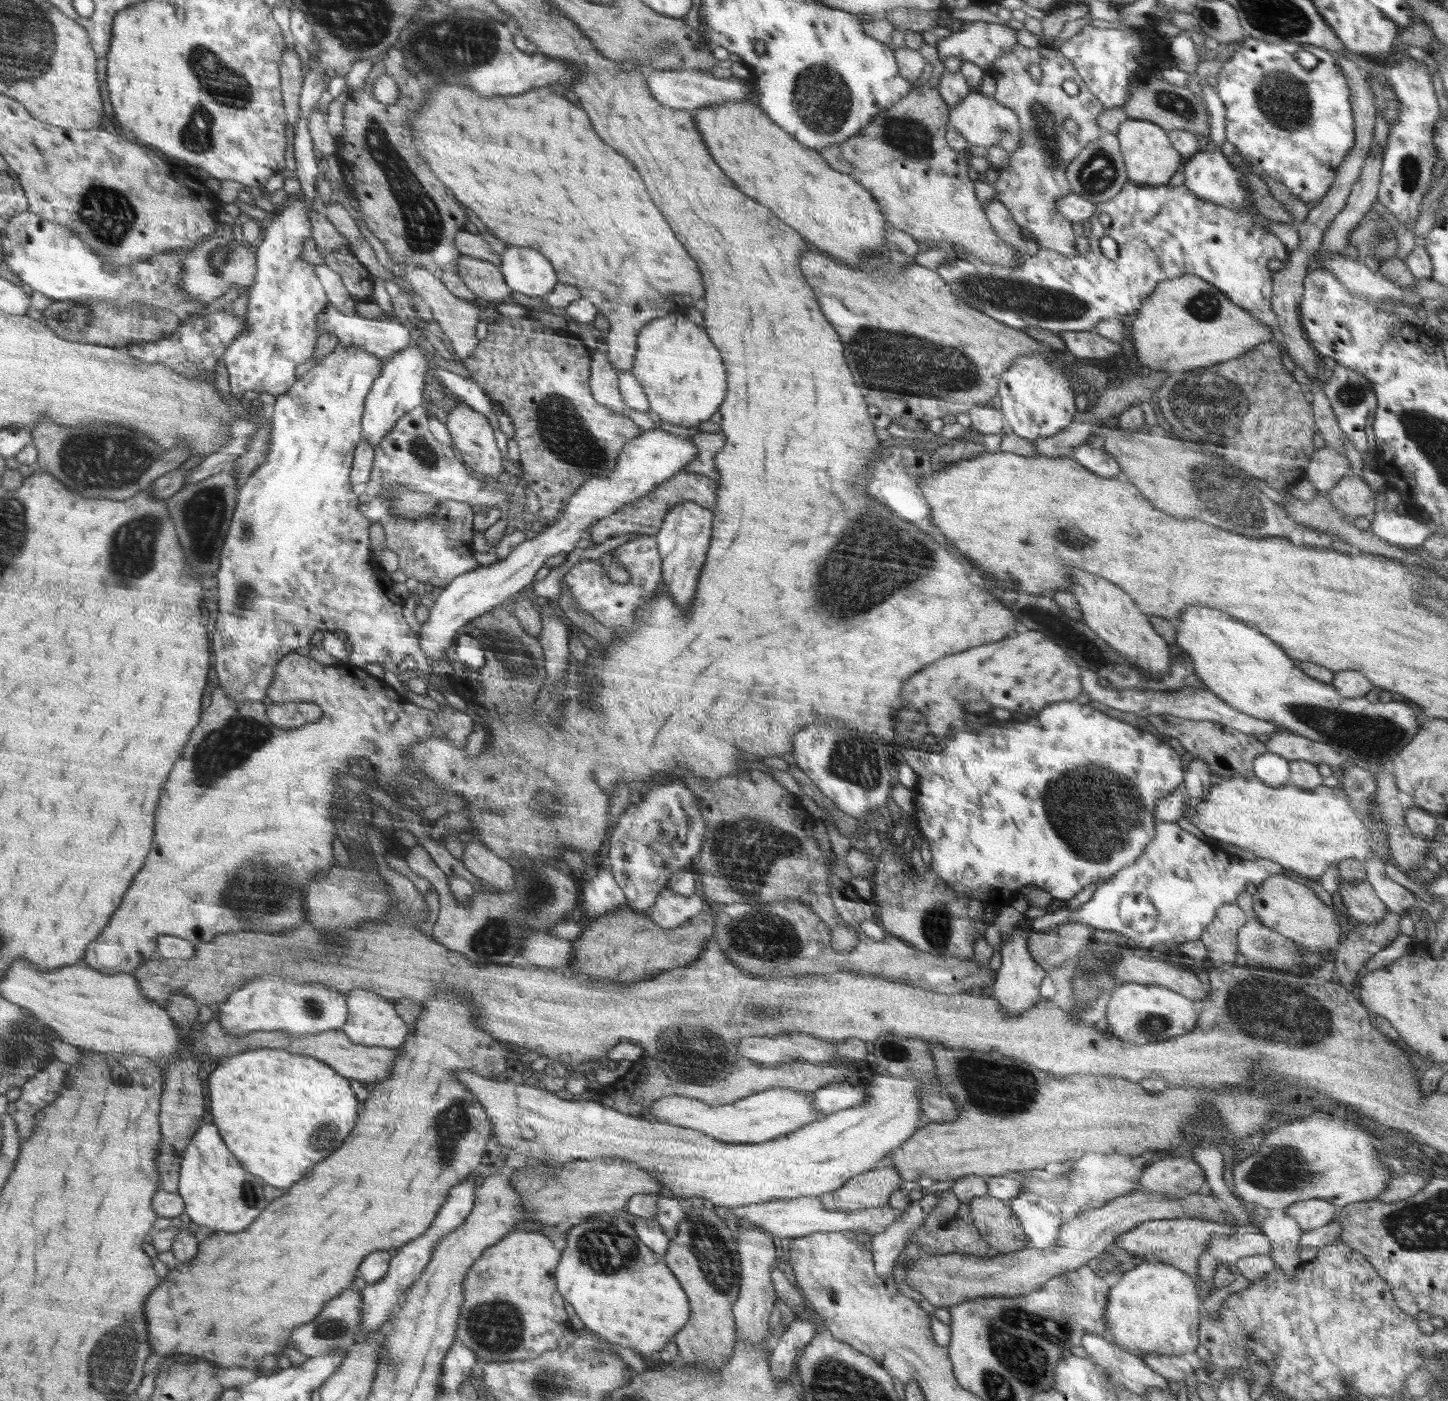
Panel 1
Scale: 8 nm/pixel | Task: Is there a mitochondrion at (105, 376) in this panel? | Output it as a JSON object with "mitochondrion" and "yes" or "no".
{"mitochondrion":"no"}

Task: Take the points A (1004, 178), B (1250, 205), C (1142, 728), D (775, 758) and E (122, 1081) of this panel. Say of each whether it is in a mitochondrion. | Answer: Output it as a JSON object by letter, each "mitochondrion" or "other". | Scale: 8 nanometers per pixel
{"A":"other","B":"other","C":"other","D":"other","E":"other"}

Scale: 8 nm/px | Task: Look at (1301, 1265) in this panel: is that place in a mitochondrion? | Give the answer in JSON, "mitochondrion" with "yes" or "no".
{"mitochondrion":"no"}

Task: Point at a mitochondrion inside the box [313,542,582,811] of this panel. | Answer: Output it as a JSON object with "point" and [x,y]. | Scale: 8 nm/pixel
{"point":[519,663]}

